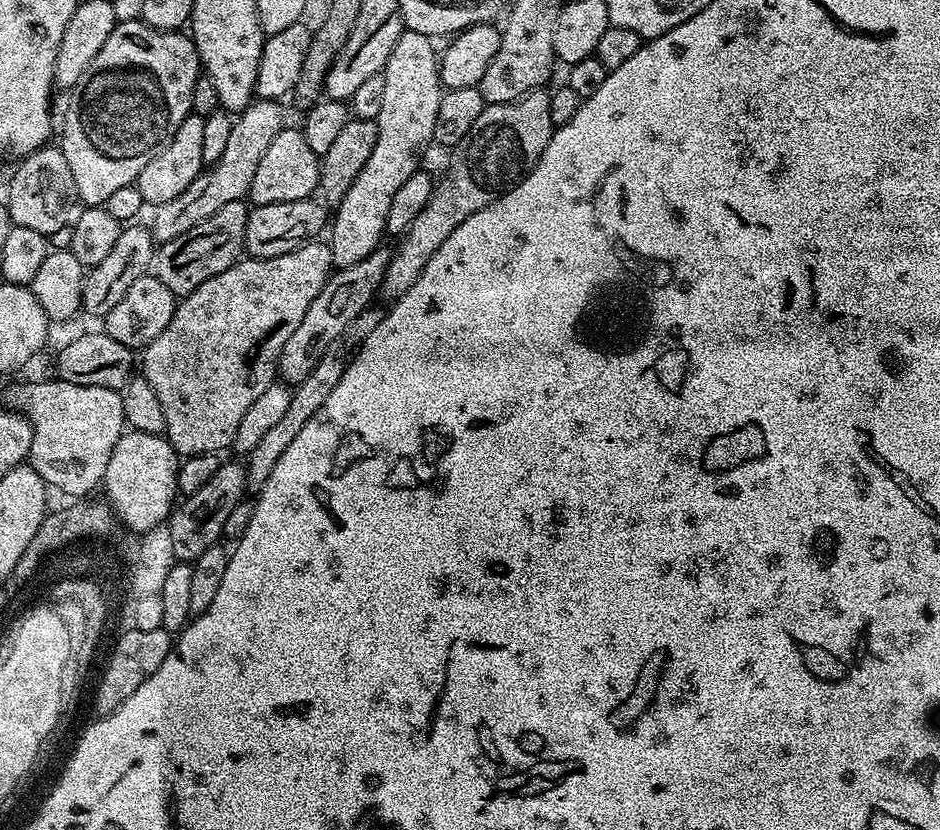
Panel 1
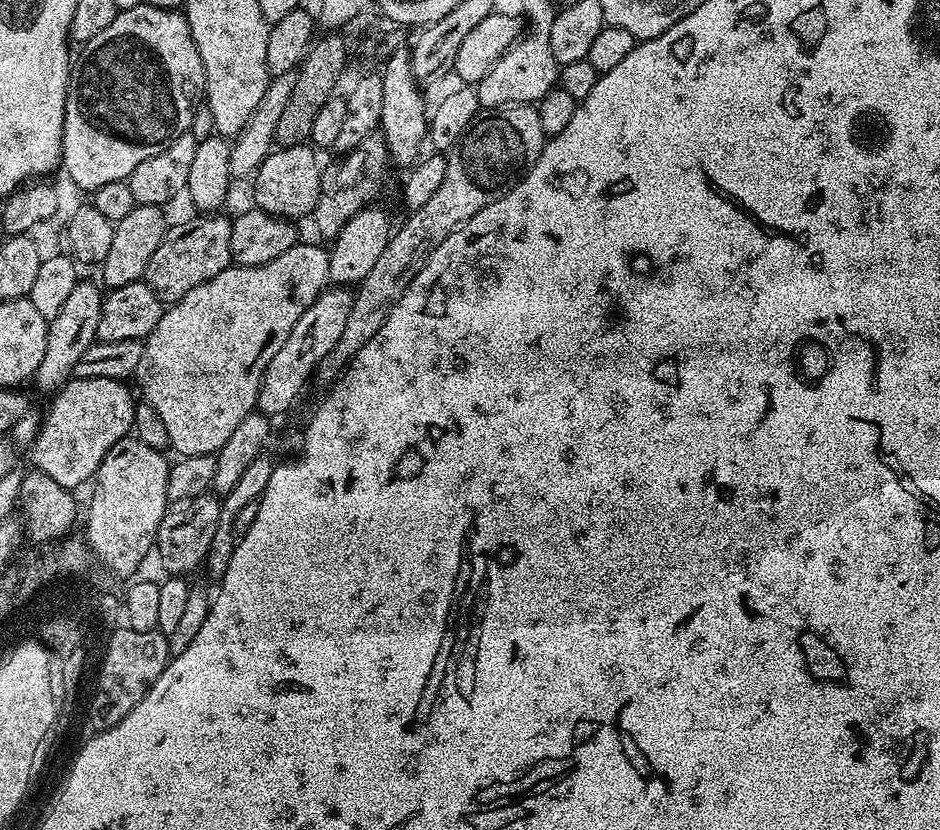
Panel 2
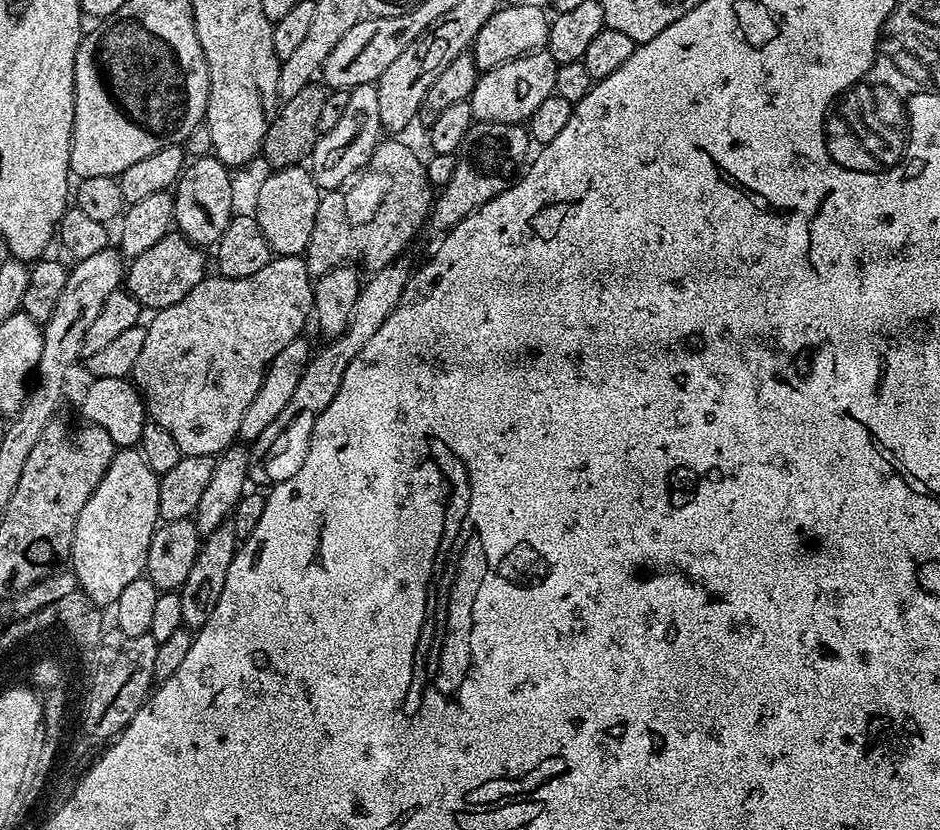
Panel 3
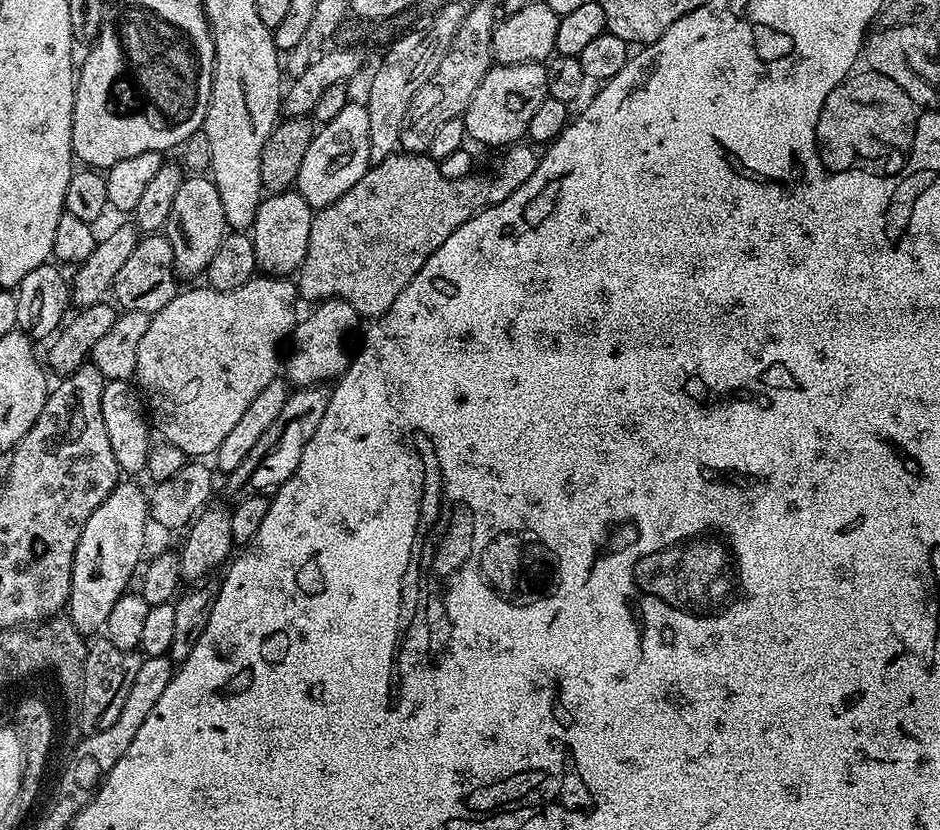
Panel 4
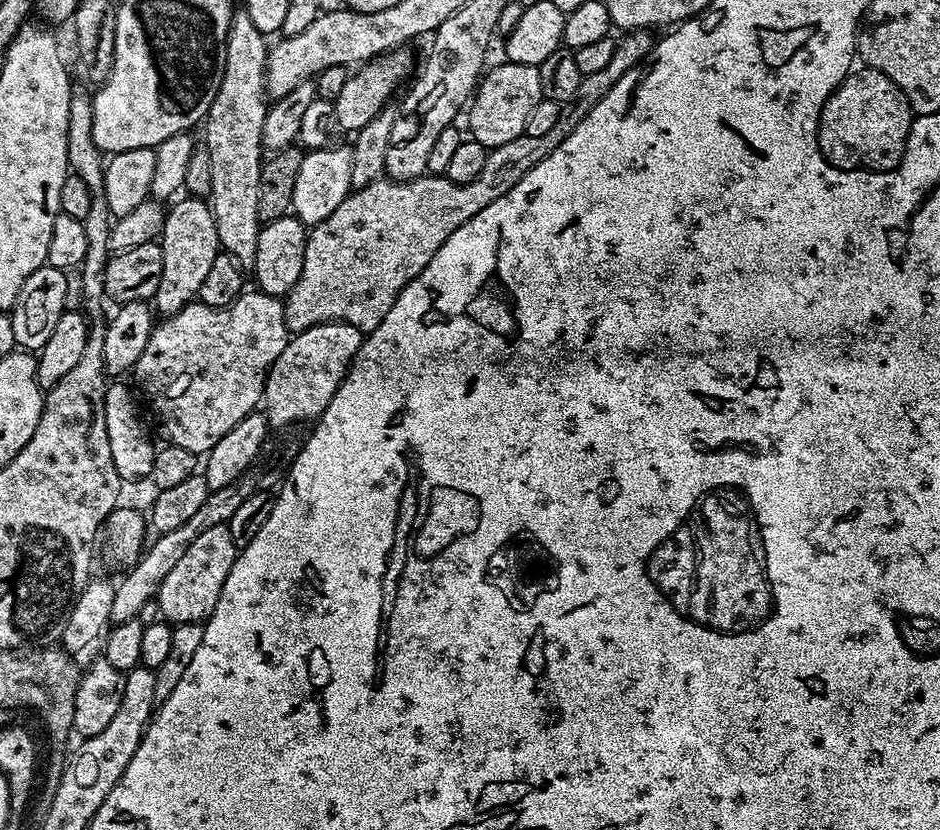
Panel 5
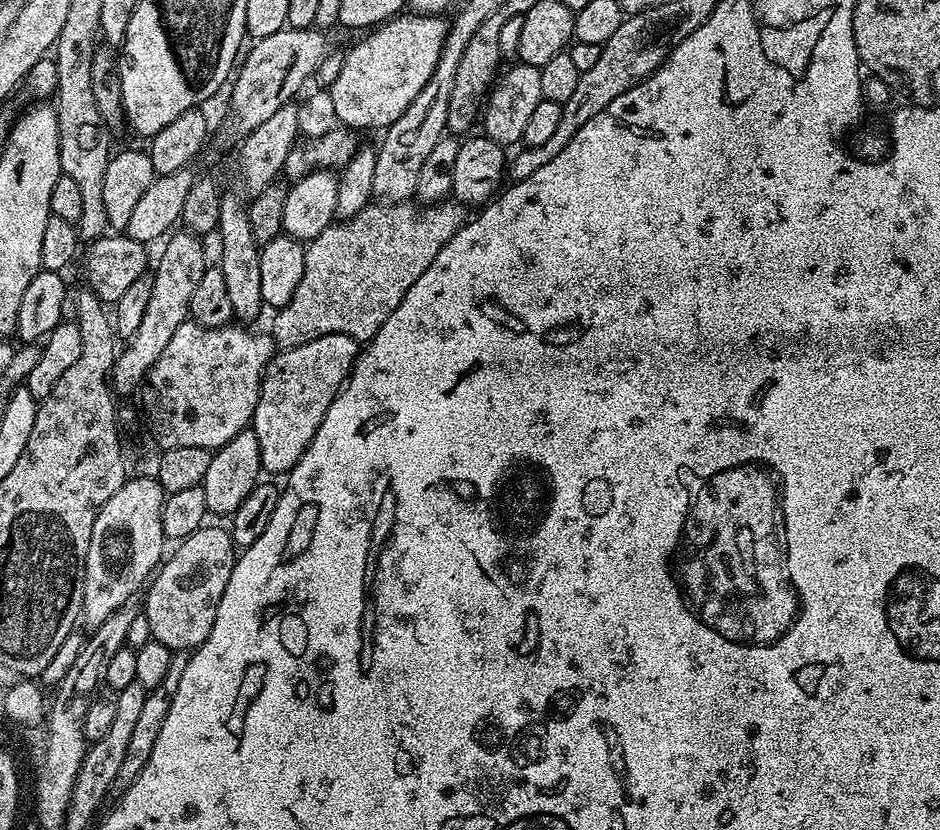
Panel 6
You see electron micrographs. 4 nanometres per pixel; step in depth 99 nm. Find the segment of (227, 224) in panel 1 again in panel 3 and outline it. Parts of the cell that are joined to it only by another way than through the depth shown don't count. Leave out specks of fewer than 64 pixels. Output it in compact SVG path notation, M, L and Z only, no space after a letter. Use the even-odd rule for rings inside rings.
M179 231L168 232L159 242L154 242L150 250L131 257L126 268L126 291L140 304L141 309L159 310L182 302L198 282L206 279L204 256L199 247L190 243Z

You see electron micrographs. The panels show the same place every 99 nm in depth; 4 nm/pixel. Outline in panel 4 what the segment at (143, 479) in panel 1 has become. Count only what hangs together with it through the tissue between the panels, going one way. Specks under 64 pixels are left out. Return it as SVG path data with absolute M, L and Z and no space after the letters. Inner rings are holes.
M117 483L116 489L86 518L86 526L78 538L72 567L72 589L66 615L81 633L99 633L114 602L129 591L132 575L141 567L144 531L150 528L148 496L136 484Z

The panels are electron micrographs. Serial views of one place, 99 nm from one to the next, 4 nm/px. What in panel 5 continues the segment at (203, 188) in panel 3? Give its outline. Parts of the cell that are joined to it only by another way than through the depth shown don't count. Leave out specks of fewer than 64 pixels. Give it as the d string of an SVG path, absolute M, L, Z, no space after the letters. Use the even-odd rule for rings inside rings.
M204 198L185 199L177 199L171 205L173 208L167 209L164 231L158 237L162 250L162 282L158 282L154 308L159 315L161 312L161 317L164 318L178 314L178 310L182 310L199 297L202 281L206 279L216 255L222 251L211 203Z

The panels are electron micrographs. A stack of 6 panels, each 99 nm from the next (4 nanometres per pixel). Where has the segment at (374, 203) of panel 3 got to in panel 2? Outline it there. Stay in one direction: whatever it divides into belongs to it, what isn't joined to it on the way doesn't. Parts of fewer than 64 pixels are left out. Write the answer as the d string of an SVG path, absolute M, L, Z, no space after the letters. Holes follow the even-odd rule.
M377 130L371 132L358 146L354 146L343 157L344 165L340 169L332 168L323 173L320 178L320 193L316 203L316 211L311 213L310 220L316 223L316 228L327 238L334 238L342 230L342 226L351 216L358 214L363 208L369 207L372 200L380 192L384 184L384 167L389 167L388 143L384 133Z

